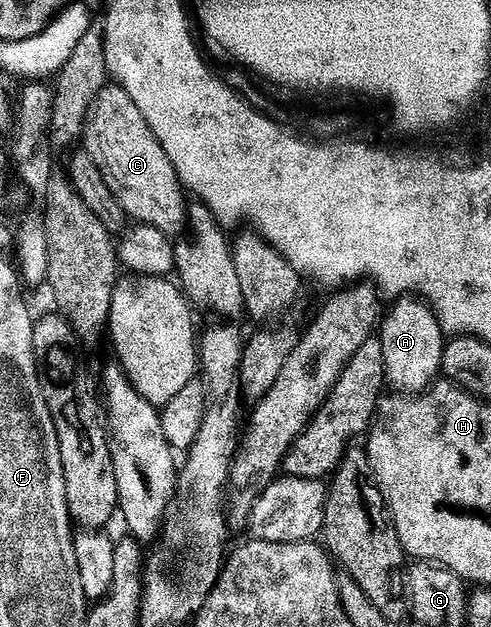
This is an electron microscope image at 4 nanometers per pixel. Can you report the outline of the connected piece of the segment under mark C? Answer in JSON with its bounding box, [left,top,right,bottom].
[83,84,187,236]

